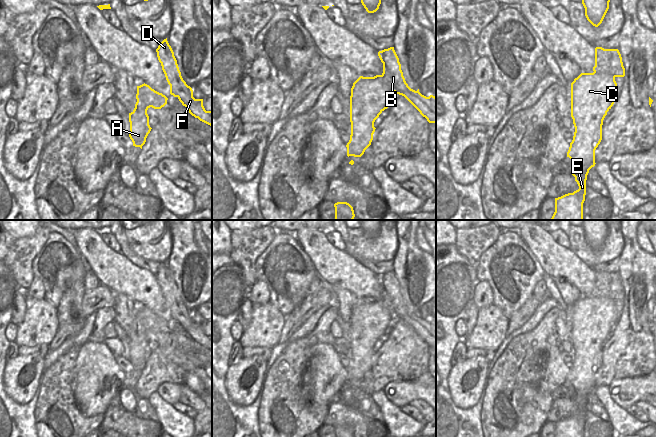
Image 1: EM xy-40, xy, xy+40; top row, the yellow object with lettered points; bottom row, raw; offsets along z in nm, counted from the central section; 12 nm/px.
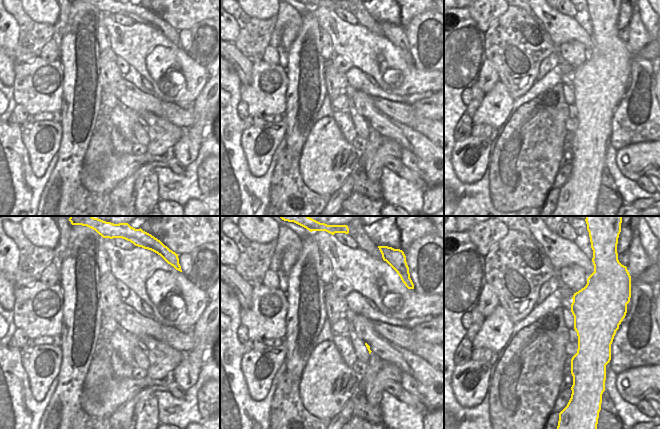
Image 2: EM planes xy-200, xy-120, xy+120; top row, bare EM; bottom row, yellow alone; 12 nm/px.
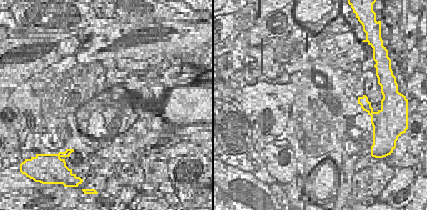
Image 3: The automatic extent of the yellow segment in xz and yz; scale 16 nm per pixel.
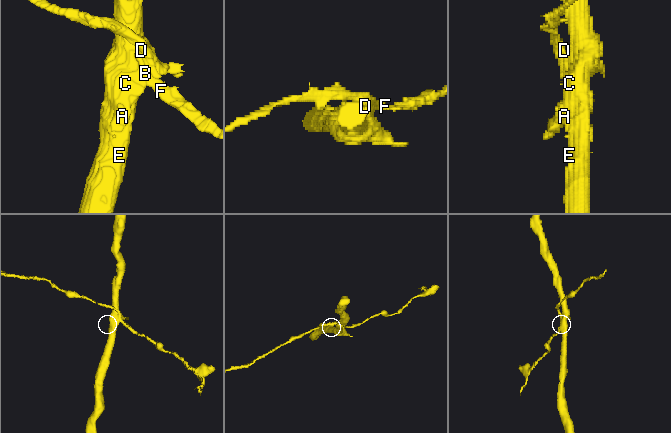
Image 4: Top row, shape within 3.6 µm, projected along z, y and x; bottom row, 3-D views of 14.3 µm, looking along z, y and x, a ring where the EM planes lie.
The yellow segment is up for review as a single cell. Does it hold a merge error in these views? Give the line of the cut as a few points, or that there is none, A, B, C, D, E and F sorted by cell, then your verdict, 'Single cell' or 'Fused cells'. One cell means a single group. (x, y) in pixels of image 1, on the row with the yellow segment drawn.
Split along xy+40 (610, 49), (610, 71), (616, 76). Groups: A C E / B D F. Fused cells.

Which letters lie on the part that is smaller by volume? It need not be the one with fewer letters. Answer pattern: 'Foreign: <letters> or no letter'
Foreign: B, D, F

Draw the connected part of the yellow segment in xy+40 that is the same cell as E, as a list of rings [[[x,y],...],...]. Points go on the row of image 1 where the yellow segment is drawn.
[[[602,47],[595,48],[595,66],[593,73],[581,73],[571,83],[571,117],[575,127],[573,140],[570,143],[567,157],[569,157],[573,166],[571,166],[571,174],[575,177],[579,189],[573,193],[565,194],[561,197],[555,198],[555,212],[551,220],[583,220],[583,203],[586,195],[586,180],[589,170],[595,166],[595,150],[602,140],[602,125],[607,112],[613,106],[618,95],[617,83],[615,75],[610,72],[611,65],[611,49],[604,49]]]

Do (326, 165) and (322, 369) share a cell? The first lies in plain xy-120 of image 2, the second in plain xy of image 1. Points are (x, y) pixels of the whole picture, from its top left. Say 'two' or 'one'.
one

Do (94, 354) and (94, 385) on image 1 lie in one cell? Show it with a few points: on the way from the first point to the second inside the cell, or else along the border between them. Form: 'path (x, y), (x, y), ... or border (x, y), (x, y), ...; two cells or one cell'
path (94, 362), (94, 377); one cell

